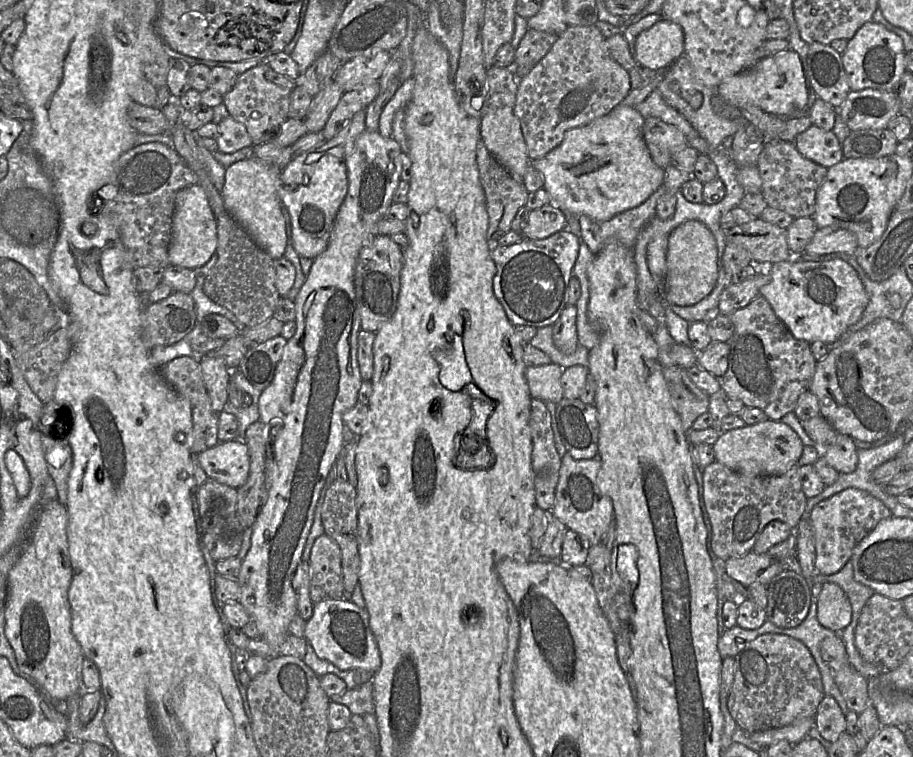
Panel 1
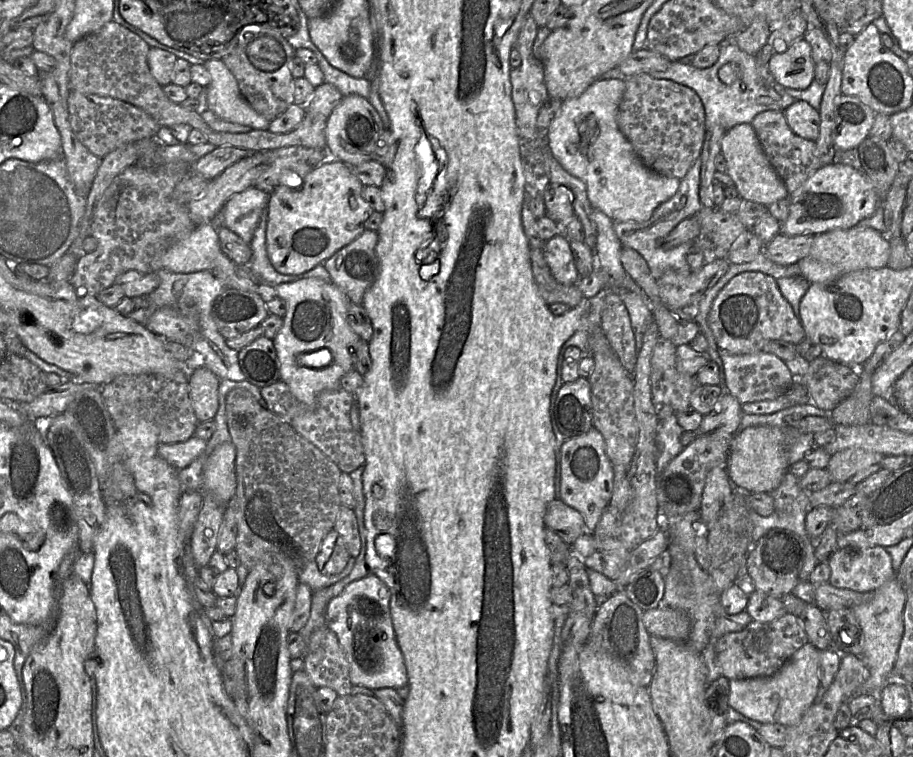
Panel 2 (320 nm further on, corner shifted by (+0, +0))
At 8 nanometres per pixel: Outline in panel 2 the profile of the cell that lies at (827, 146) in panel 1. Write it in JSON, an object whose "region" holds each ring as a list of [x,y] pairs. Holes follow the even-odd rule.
{"region":[[[796,100],[783,111],[791,130],[807,140],[816,141],[820,133],[820,112],[808,102]]]}

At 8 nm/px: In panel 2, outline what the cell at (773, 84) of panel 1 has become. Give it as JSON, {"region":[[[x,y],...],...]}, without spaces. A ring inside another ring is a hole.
{"region":[[[804,38],[791,44],[784,52],[774,54],[768,64],[779,84],[798,90],[810,86],[814,80],[815,65],[811,46]]]}

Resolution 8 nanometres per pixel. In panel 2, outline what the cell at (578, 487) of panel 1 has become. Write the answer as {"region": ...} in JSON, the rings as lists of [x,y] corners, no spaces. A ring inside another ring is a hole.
{"region":[[[594,427],[586,434],[567,439],[560,449],[560,492],[558,499],[565,505],[579,512],[589,532],[593,532],[598,525],[603,511],[609,504],[614,483],[613,465],[606,453],[606,445],[602,434]]]}

